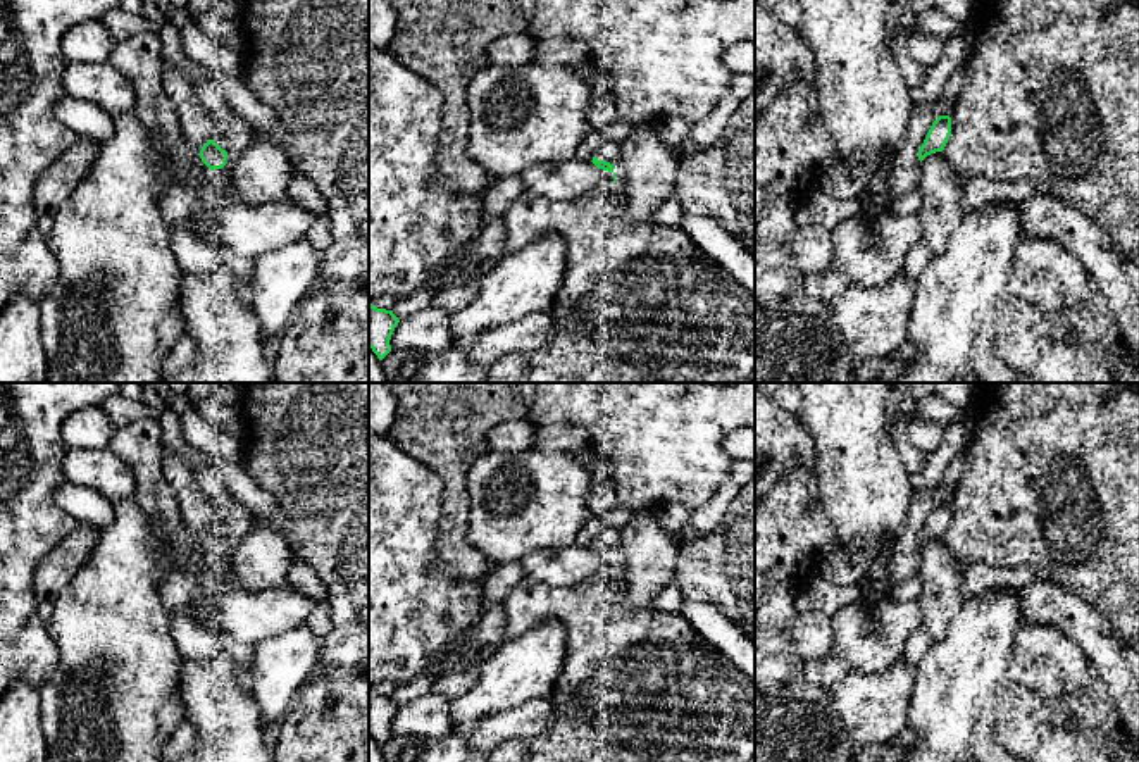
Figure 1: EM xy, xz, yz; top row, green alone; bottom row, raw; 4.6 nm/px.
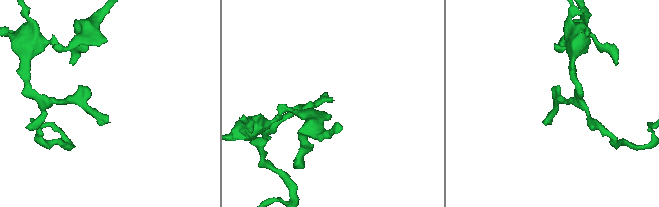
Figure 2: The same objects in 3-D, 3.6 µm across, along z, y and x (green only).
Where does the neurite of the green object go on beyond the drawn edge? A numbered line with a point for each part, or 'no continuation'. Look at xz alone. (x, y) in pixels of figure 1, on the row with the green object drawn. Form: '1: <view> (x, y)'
1: xz (609, 150)

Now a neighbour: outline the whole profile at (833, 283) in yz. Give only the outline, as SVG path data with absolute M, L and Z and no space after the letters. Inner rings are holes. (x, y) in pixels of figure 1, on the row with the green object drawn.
M827 269L822 276L820 283L820 298L831 303L836 297L839 297L848 286L851 279L841 271Z

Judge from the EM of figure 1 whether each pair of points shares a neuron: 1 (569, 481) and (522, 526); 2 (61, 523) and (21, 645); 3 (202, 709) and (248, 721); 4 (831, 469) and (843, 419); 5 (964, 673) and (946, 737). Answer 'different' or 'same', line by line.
1: same
2: same
3: same
4: same
5: same

